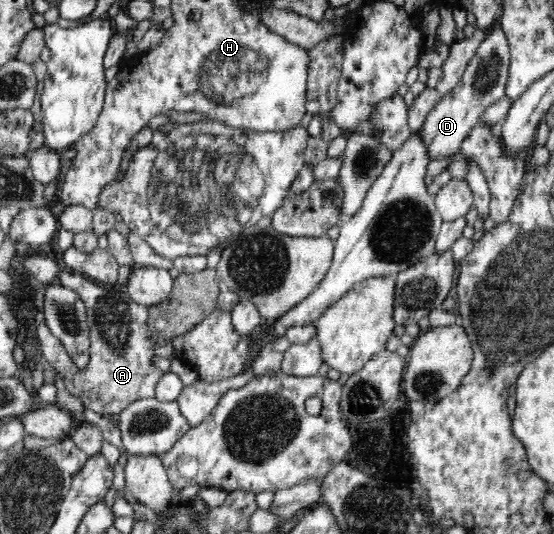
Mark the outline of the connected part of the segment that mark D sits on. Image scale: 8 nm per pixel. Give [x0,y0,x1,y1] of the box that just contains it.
[414,27,511,162]

